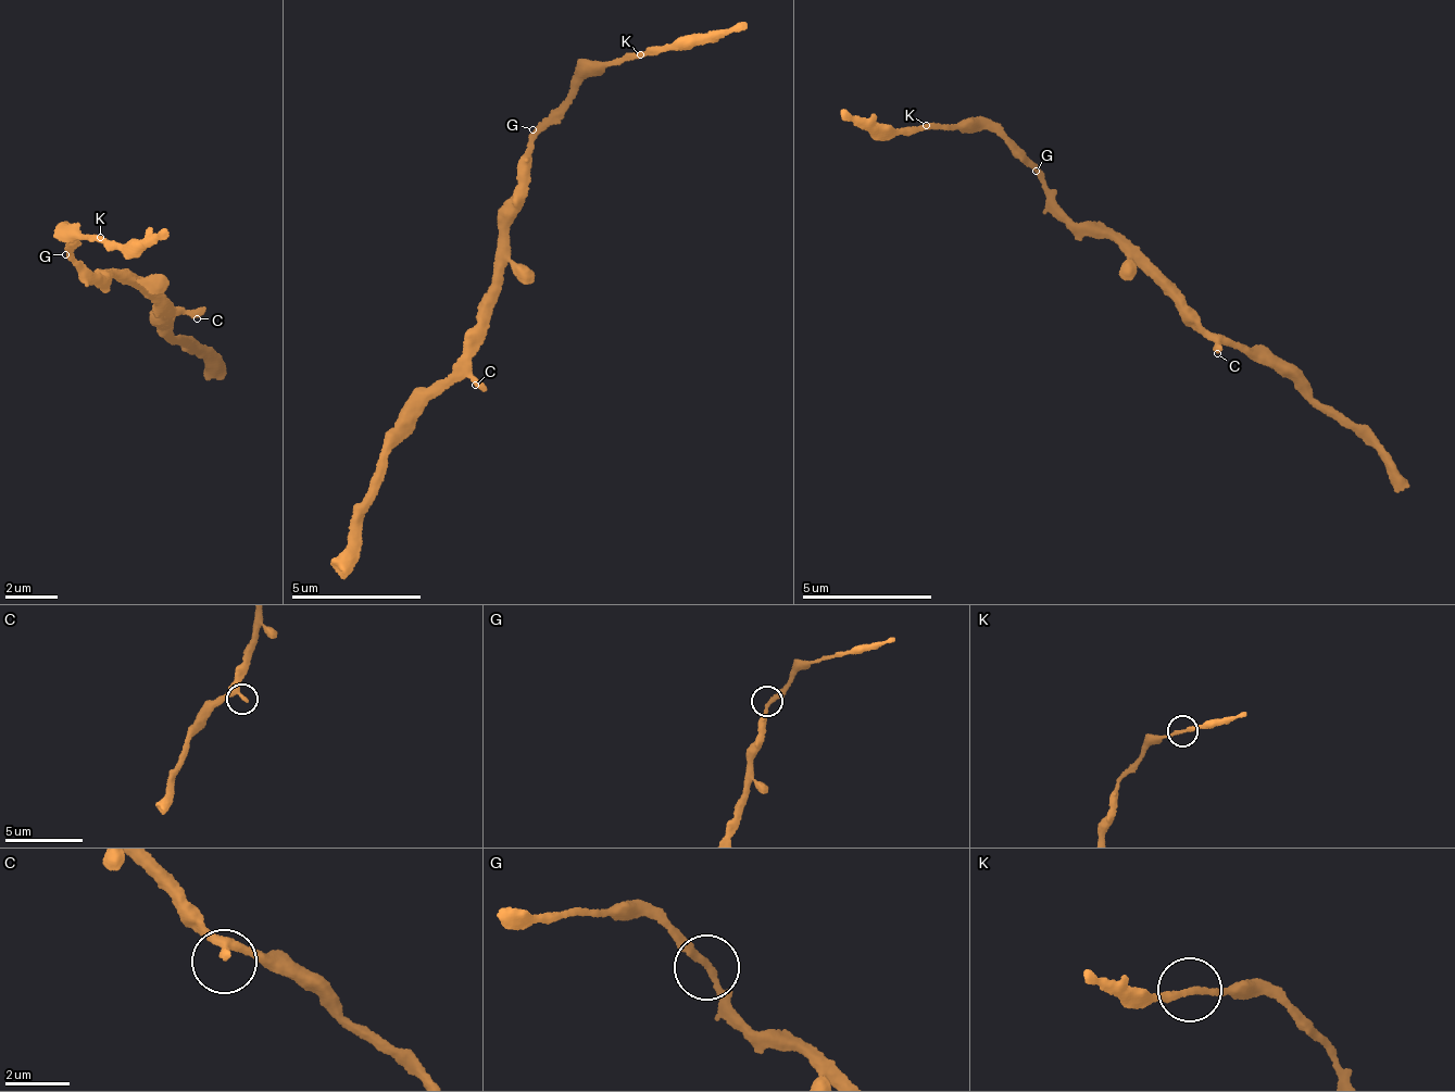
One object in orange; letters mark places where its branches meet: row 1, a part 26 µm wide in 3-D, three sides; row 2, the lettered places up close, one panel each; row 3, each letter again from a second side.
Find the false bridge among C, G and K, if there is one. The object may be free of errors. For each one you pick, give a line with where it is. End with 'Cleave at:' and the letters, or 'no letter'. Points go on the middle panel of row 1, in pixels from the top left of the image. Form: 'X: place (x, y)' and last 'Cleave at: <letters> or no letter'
Cleave at: no letter

